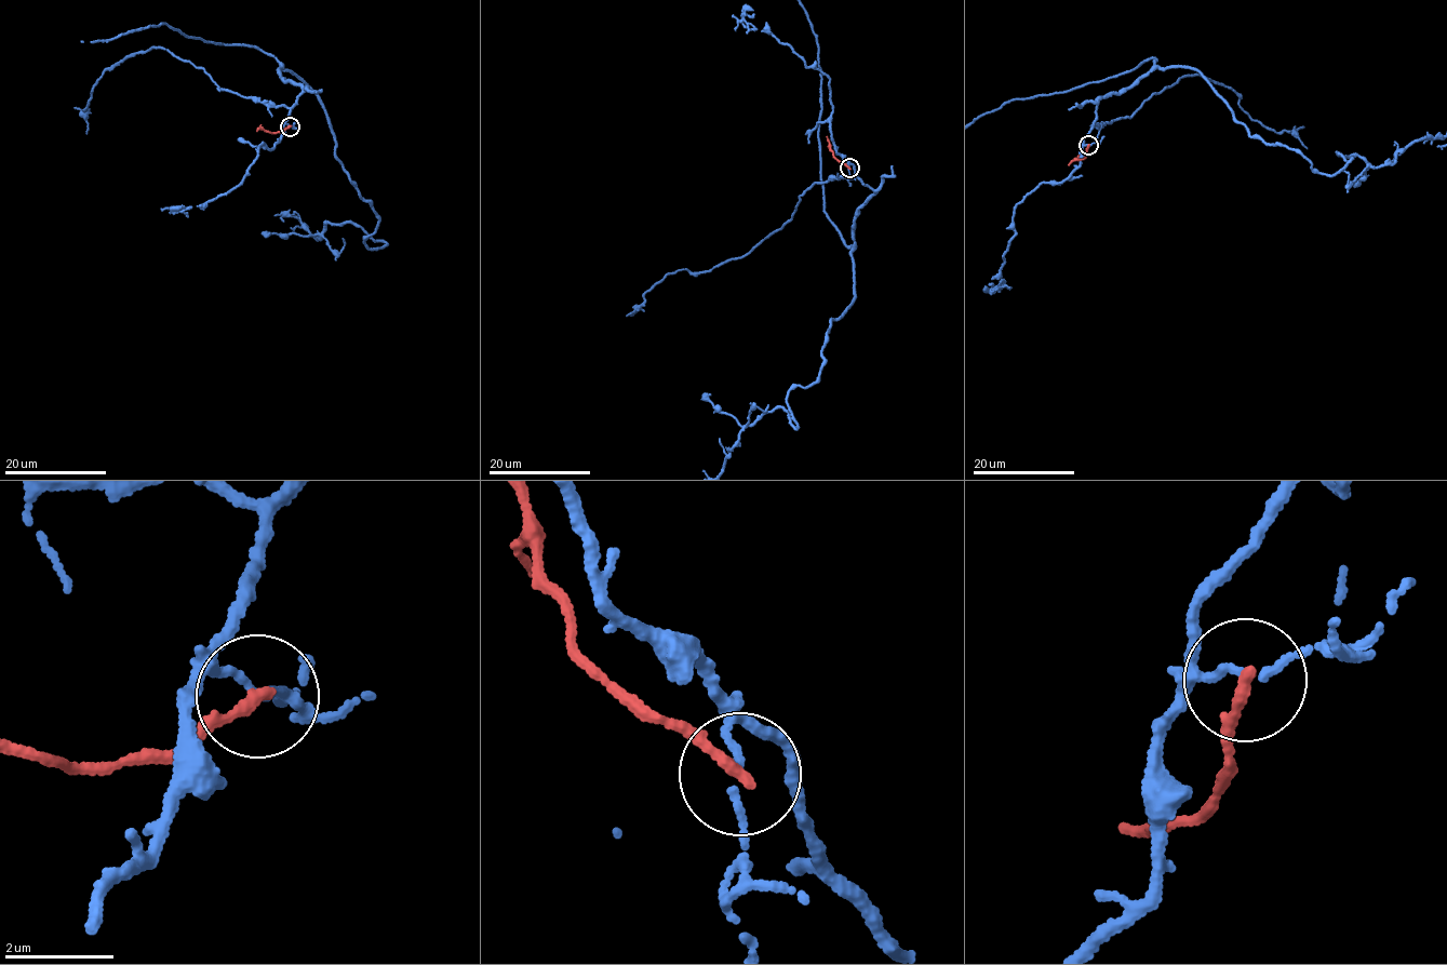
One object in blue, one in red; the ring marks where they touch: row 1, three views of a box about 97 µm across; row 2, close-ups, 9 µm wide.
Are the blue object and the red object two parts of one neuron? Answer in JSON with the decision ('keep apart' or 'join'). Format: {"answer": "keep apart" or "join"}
{"answer": "keep apart"}

